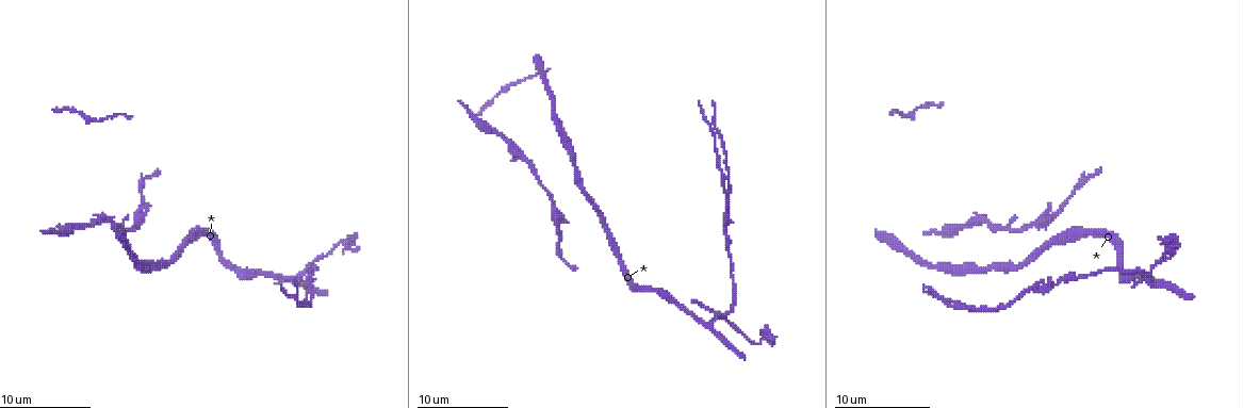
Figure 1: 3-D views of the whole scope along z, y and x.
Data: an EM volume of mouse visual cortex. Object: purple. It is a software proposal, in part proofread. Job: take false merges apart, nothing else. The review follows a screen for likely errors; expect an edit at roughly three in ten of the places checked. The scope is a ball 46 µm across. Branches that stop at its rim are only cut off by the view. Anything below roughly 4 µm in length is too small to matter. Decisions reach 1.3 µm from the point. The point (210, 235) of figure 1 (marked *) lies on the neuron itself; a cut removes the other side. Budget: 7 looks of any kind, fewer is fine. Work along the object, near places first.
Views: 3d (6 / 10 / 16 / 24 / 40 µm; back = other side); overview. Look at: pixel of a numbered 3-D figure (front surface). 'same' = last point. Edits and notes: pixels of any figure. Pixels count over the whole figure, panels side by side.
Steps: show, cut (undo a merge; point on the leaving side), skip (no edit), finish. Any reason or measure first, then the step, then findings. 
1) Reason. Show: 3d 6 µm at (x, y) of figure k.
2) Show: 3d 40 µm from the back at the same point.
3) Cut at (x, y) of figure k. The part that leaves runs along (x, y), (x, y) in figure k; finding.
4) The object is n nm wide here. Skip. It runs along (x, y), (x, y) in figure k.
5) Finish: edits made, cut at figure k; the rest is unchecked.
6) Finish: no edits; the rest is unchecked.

Three-way junction. Show: 3d 6 µm at (728, 194) of figure 1.

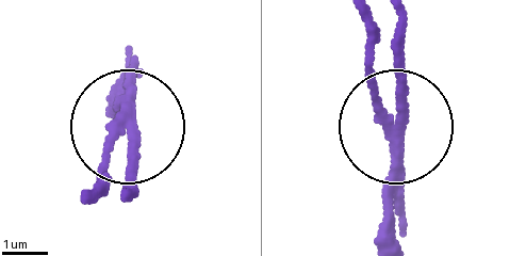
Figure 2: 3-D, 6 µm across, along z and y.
Show: 3d 6 µm from the back at (390, 123) of figure 2.

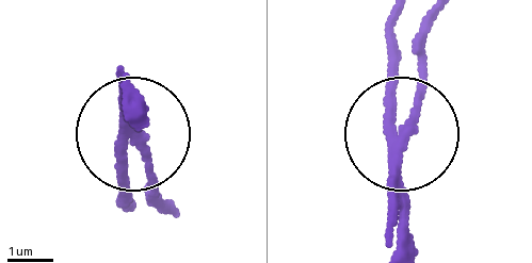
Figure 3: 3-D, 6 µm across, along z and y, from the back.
Cut at (148, 160) of figure 3. The part that leaves runs along (391, 160), (430, 27) in figure 3; two neurons meet here.

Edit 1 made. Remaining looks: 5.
Side arm on a straight run. Show: 3d 10 µm at (723, 316) of figure 1.

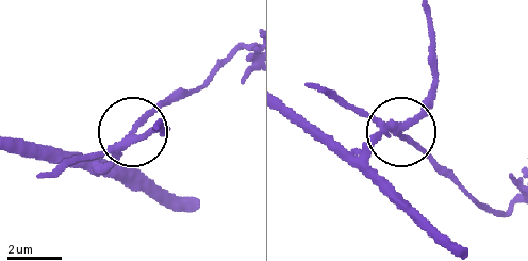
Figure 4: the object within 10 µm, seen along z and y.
The object is 230 nm wide here. Cut at (143, 114) of figure 4. A second neuron is stuck on.

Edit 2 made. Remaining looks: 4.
Show: 3d 16 µm at (551, 198) of figure 1.

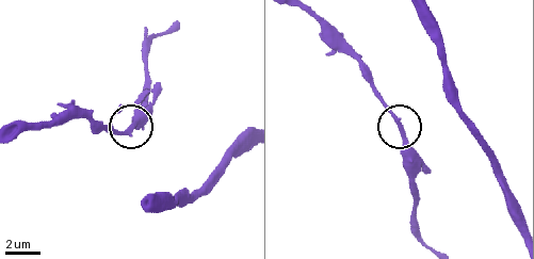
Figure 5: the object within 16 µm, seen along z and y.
Show: 3d 16 µm from the back at (130, 129) of figure 5.

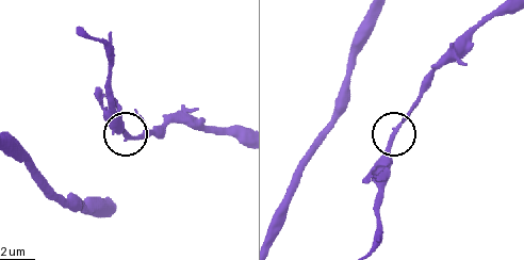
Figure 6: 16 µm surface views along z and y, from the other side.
Skip. One neuron here.

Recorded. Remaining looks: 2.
Finish: edits made, cut at figure 3, cut at figure 4; the rest is unchecked.

